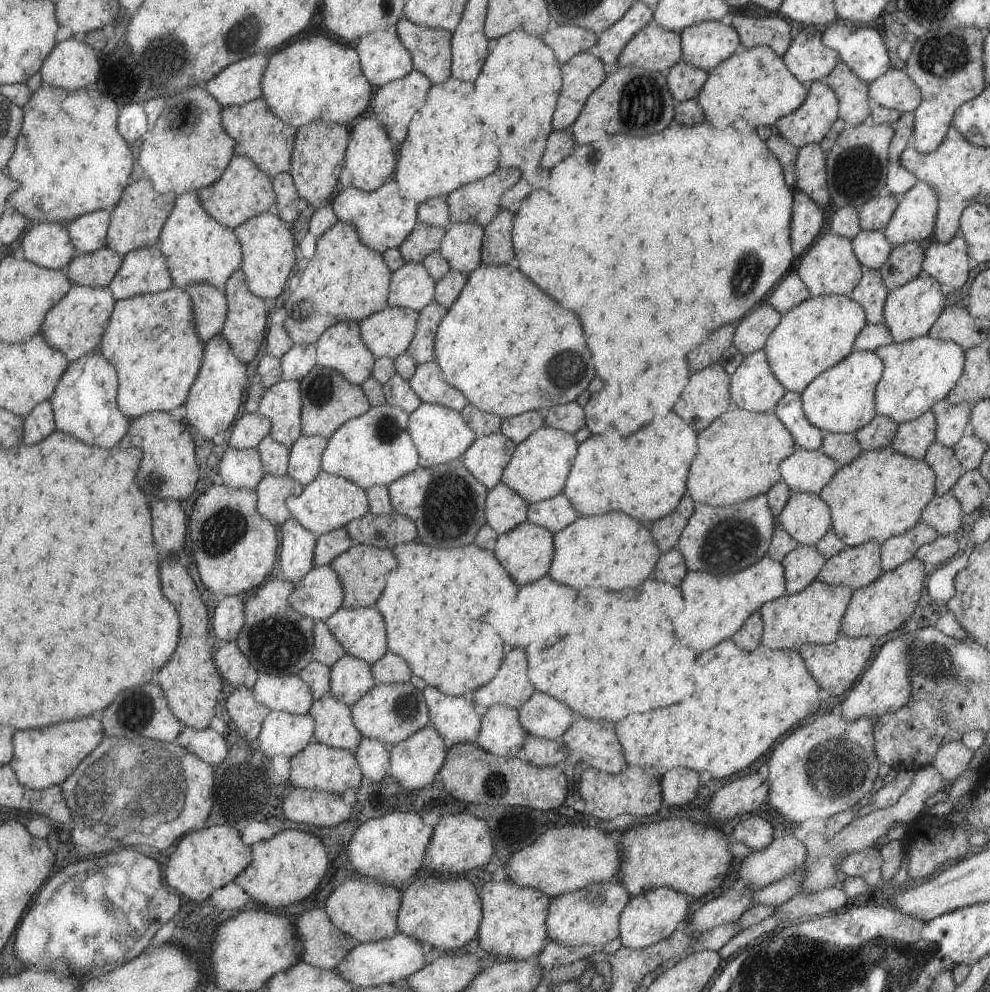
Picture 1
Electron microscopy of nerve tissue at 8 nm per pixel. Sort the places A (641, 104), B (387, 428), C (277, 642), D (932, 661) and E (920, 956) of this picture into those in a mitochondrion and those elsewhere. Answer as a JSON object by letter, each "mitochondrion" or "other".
{"A":"mitochondrion","B":"mitochondrion","C":"mitochondrion","D":"mitochondrion","E":"mitochondrion"}

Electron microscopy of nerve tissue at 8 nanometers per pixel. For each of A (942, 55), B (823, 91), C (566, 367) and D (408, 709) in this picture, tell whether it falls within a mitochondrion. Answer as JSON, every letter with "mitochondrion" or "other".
{"A":"mitochondrion","B":"other","C":"mitochondrion","D":"mitochondrion"}

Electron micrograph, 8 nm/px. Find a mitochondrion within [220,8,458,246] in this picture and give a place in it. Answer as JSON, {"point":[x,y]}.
{"point":[244,32]}

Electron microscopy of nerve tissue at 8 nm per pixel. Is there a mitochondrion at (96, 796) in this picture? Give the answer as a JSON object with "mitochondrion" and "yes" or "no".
{"mitochondrion":"yes"}

